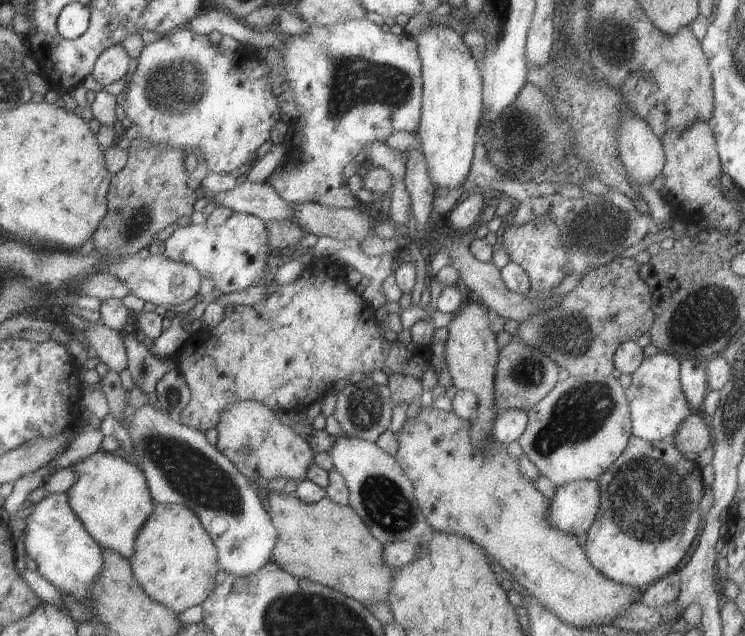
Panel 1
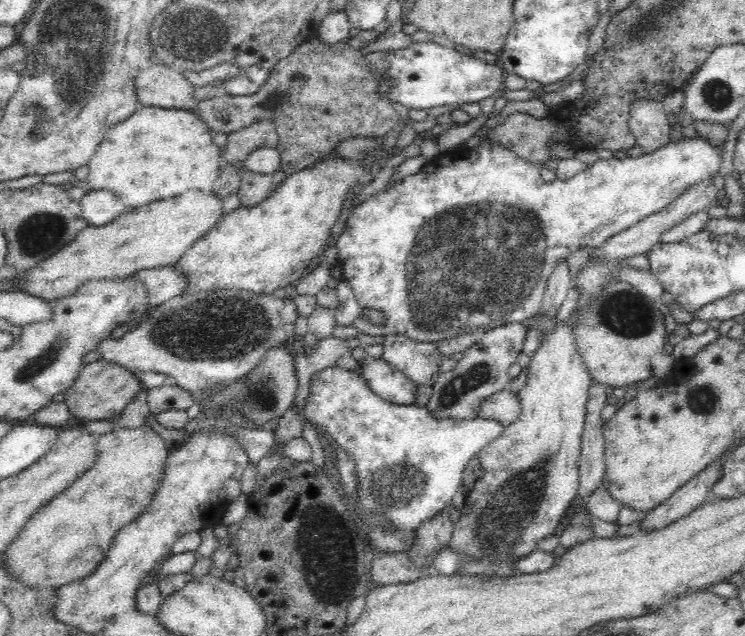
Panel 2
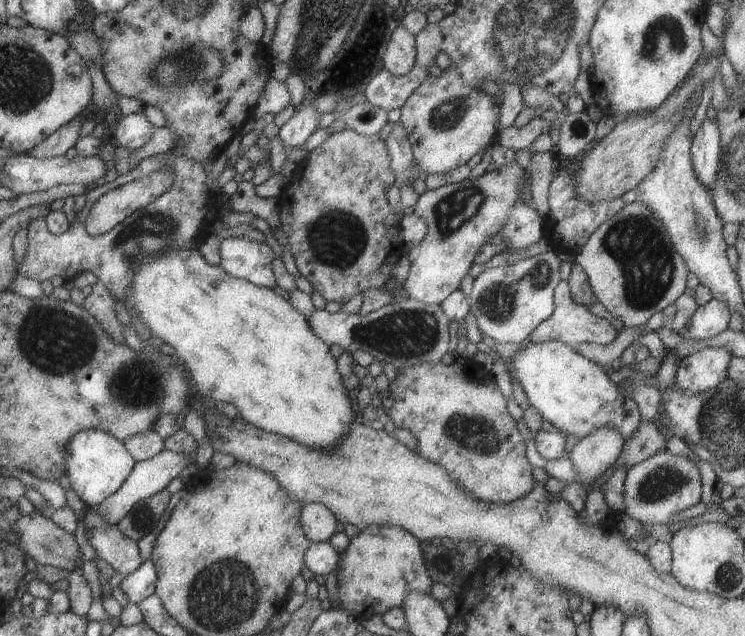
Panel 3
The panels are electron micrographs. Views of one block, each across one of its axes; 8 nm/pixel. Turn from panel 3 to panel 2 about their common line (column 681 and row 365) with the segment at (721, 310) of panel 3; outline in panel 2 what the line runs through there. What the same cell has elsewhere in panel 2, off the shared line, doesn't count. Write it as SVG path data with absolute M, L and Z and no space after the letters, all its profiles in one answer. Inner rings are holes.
M332 364L313 374L309 381L308 398L304 406L306 420L316 427L324 428L326 433L344 449L354 461L357 485L355 494L359 510L381 514L385 527L364 525L366 538L372 548L384 552L407 552L416 538L416 528L422 522L434 518L452 502L462 482L462 474L468 461L477 455L481 448L496 440L504 430L504 425L494 419L474 417L469 419L443 418L436 419L424 406L416 404L392 404L380 398L368 387L366 379L357 369L345 370Z

